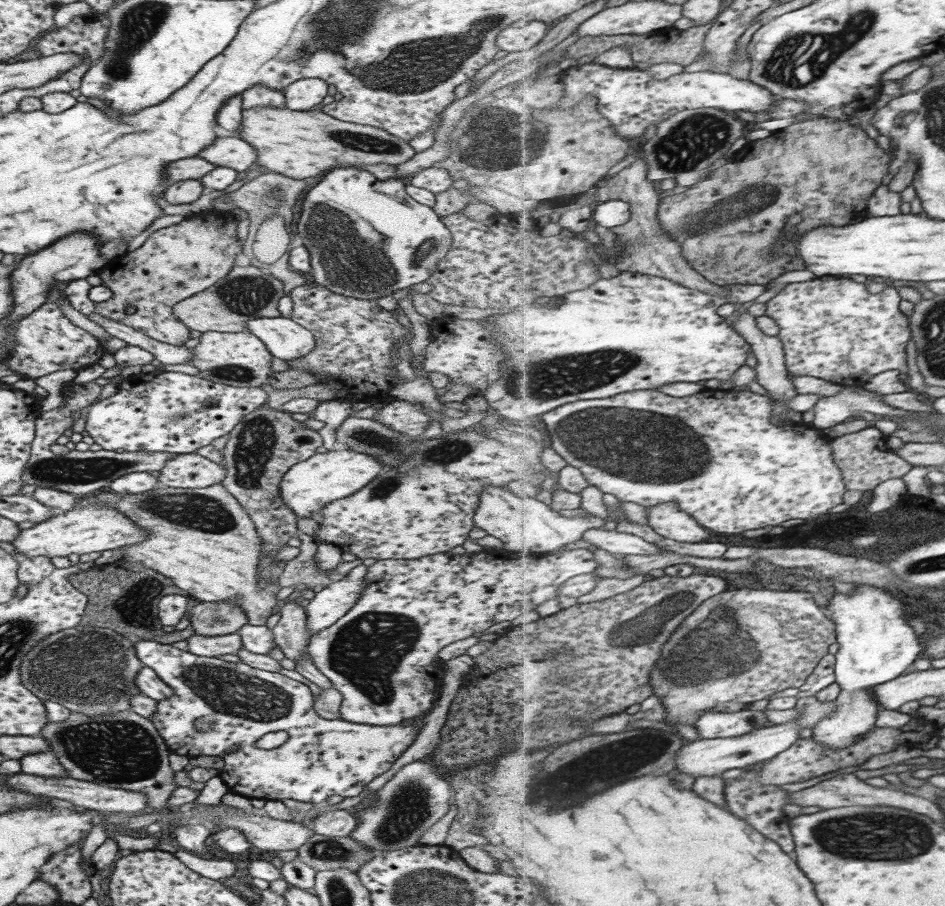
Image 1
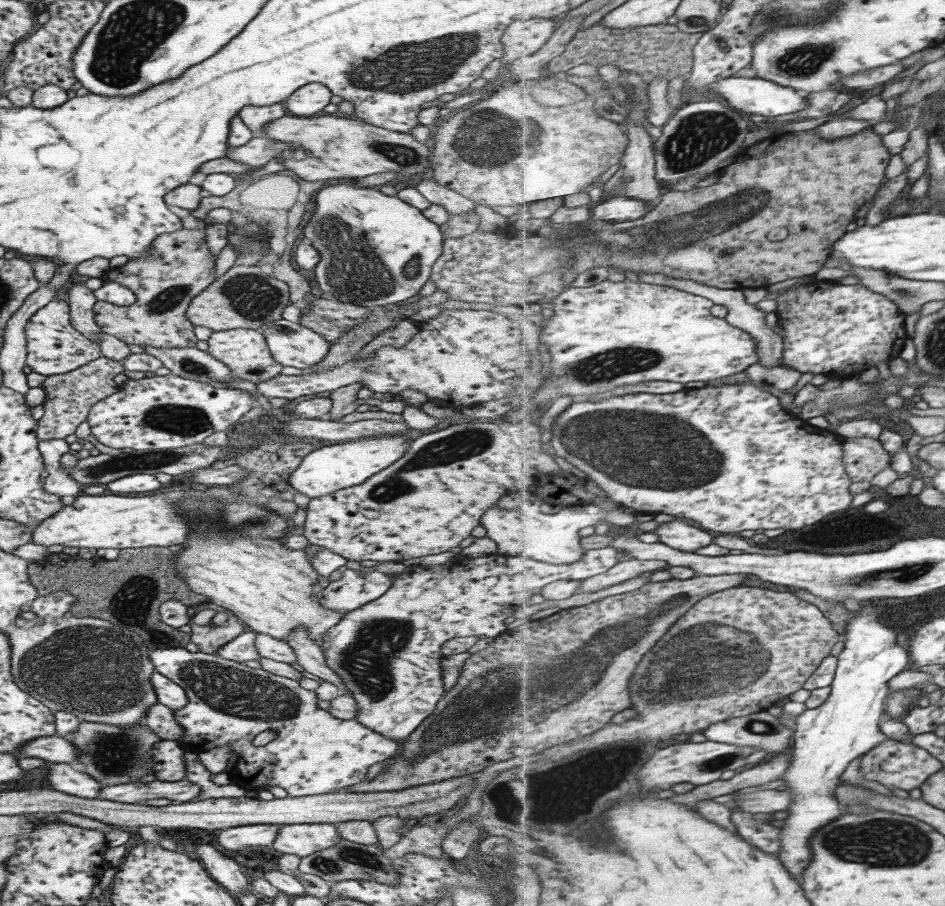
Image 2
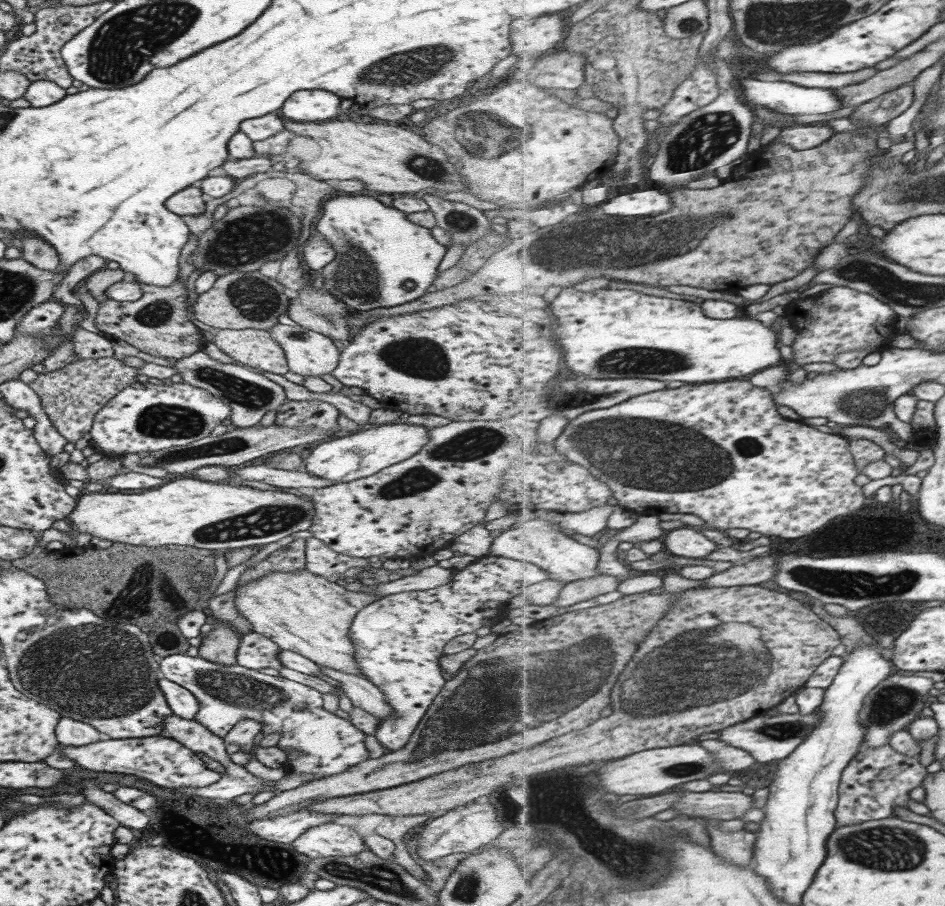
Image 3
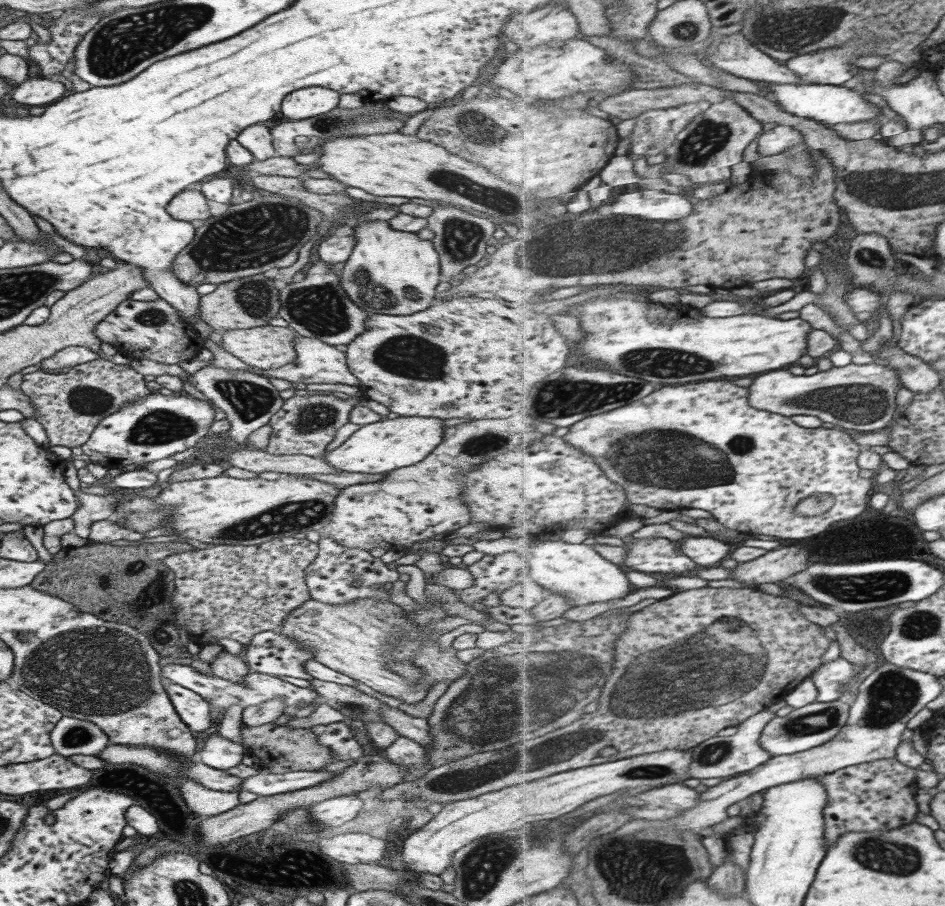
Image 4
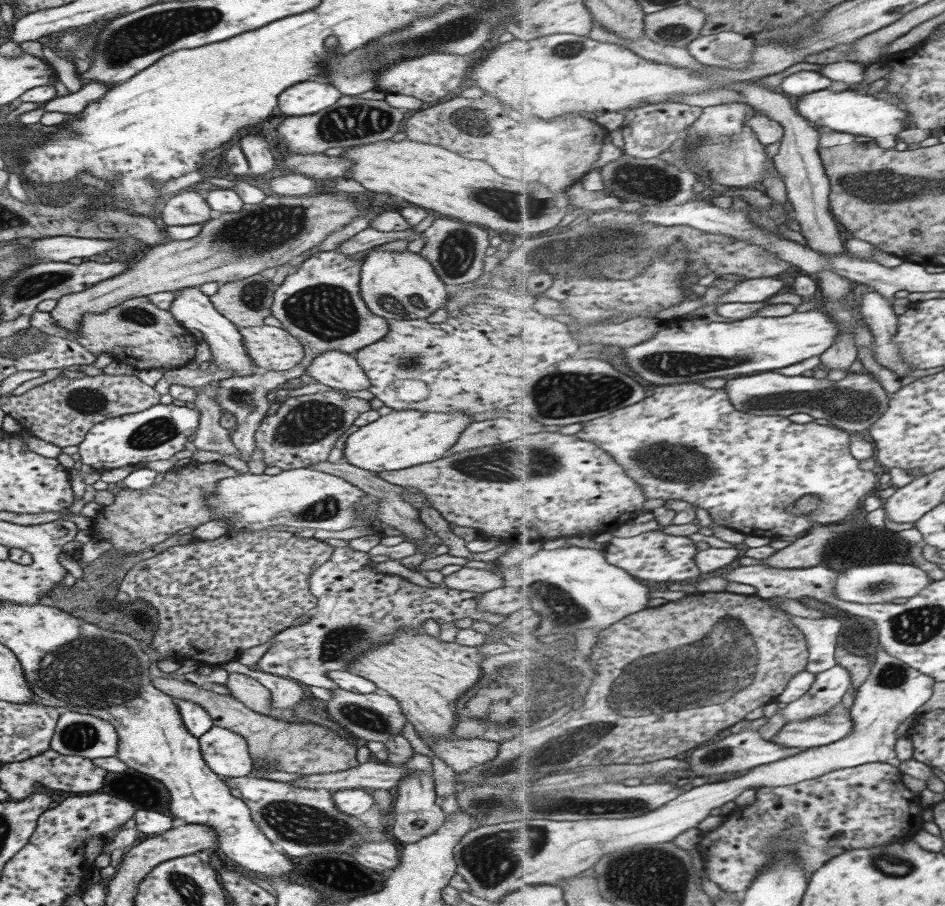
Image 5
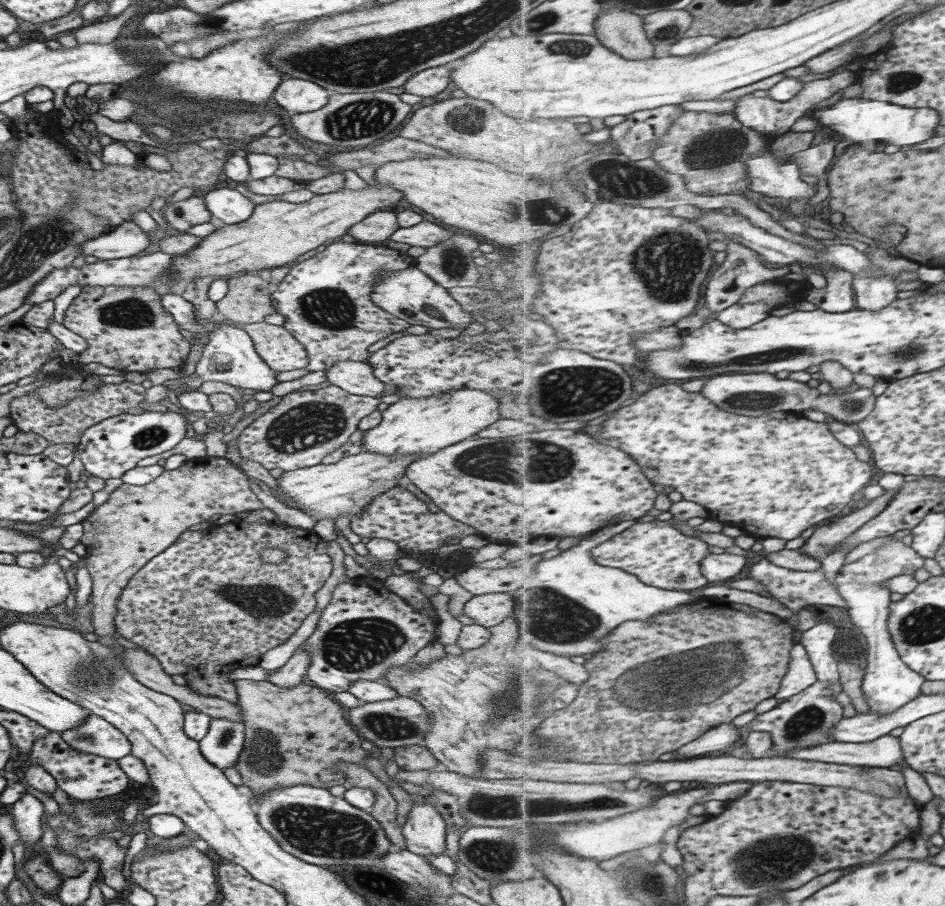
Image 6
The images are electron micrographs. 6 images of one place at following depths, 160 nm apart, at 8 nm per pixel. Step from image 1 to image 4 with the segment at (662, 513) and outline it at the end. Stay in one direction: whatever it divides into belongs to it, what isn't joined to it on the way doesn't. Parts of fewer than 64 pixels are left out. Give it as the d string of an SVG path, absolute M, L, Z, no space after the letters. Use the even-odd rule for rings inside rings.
M688 535L679 543L681 543L682 550L701 566L717 566L721 560L729 558L732 553L729 541L722 542L711 537Z

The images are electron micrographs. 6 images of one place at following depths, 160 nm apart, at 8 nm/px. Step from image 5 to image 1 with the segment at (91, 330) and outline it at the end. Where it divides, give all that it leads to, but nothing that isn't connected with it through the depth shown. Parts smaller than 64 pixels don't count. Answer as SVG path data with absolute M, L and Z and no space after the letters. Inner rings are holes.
M213 208L151 232L141 246L110 258L96 272L101 285L113 296L95 303L95 314L131 327L157 342L183 345L190 330L175 319L173 306L215 285L234 267L235 254L243 250L235 232L237 220L231 213Z

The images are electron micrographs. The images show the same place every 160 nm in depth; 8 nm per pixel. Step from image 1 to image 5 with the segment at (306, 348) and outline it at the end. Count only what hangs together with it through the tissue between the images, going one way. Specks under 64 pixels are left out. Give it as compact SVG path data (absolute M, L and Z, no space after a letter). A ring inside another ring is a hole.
M337 350L317 354L304 368L304 374L337 390L365 390L369 386L368 378L355 358ZM175 367L163 370L162 377L152 386L160 395L167 394L170 384L180 384L189 388L204 387L213 380L221 380L231 377L235 373L226 369L195 369L190 370L185 367Z

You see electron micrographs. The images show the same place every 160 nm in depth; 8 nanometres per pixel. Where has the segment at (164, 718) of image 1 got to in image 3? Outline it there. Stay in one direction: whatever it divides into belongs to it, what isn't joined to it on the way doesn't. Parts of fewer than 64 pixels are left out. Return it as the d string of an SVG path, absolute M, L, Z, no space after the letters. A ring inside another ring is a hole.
M170 654L159 658L158 672L159 676L185 687L197 699L198 711L192 719L202 724L215 736L224 737L234 724L245 718L259 723L260 732L264 735L280 732L281 736L274 746L283 750L287 756L287 761L283 764L286 772L298 775L311 774L313 777L311 781L313 781L339 774L354 764L368 759L367 750L363 743L366 734L357 730L348 720L323 710L322 694L314 688L280 676L265 675L256 670L239 666L237 663L225 666L209 662L199 655ZM297 704L305 704L305 707L302 710L294 709Z

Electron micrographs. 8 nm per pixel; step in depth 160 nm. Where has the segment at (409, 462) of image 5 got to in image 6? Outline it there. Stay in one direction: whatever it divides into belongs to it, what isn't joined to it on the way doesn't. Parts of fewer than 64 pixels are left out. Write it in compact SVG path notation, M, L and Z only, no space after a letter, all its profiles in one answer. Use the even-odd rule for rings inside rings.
M463 388L448 390L439 396L400 398L381 412L381 422L363 431L362 446L365 452L395 456L418 454L425 457L446 446L461 442L499 418L500 402L482 390Z

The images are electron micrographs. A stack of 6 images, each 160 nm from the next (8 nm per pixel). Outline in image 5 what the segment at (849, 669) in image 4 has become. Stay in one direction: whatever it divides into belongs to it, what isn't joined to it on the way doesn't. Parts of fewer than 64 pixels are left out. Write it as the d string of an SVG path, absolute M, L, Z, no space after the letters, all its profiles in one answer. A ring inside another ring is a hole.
M839 664L816 675L811 690L799 700L787 704L784 710L787 723L802 721L829 712L841 703L845 694L852 688L849 670Z

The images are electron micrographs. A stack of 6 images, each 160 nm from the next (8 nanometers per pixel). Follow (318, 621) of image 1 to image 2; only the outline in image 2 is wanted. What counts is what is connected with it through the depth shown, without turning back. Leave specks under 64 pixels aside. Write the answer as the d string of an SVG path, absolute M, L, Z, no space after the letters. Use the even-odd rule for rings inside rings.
M345 569L339 579L322 586L318 602L344 615L381 596L389 588L391 579L391 575L378 571L362 573Z

